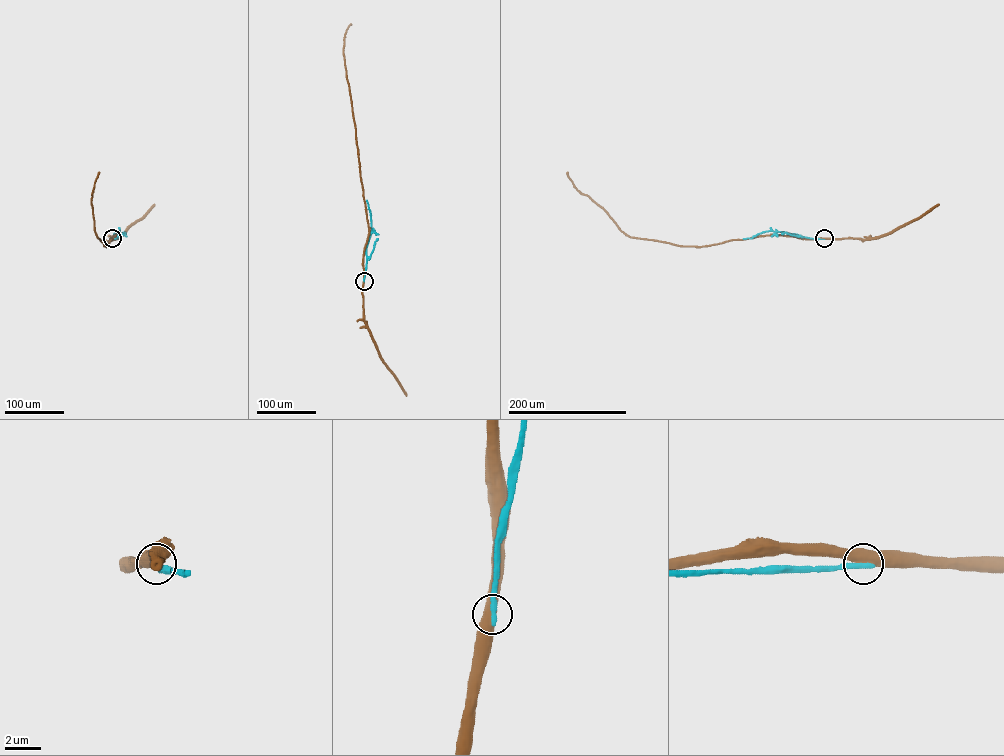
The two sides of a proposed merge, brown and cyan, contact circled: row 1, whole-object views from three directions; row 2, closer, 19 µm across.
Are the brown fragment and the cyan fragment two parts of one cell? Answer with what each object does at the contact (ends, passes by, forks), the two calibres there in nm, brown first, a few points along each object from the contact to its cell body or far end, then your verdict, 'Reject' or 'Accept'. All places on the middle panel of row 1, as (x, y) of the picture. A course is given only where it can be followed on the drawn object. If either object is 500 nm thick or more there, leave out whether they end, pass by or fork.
Thickness 550 nm (brown) against 360 nm. Course of brown: (363, 281), (363, 313), (367, 327). Course of cyan: (363, 281), (371, 228), (367, 200). Reject

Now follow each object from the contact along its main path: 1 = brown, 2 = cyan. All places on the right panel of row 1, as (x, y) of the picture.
1: (824, 238), (870, 239)
2: (824, 238), (771, 230), (743, 239)

